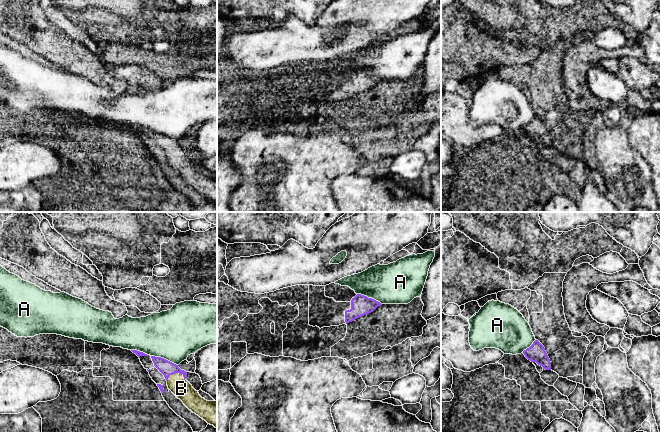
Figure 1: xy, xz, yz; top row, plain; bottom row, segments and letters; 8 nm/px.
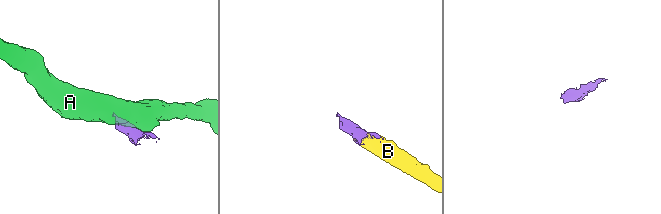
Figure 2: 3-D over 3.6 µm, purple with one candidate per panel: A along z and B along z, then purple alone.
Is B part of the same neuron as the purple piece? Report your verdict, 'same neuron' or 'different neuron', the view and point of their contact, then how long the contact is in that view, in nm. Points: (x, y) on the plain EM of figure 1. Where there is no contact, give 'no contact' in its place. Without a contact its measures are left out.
same neuron | xy (175, 148) | 160 nm

